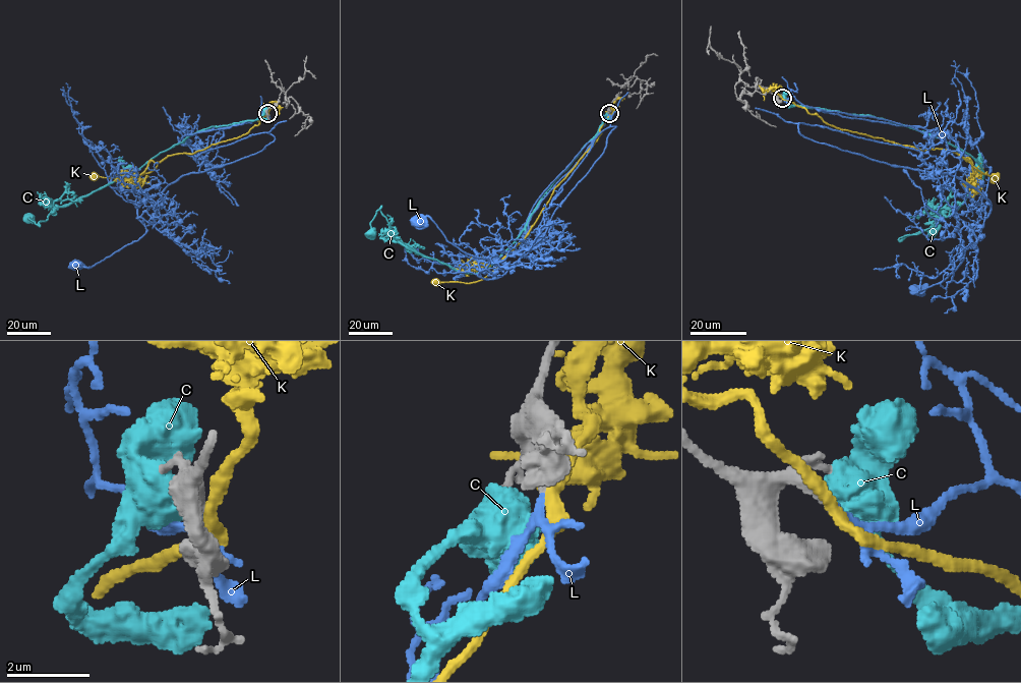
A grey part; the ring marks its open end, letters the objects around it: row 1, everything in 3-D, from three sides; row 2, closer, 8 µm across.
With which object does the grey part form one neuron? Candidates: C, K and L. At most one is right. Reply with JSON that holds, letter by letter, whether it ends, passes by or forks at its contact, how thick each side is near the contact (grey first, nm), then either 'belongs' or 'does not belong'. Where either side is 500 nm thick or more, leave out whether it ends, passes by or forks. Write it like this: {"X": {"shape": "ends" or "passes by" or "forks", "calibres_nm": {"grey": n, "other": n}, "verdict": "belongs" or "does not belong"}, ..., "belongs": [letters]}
{"C": {"calibres_nm": {"grey": 180, "other": 700}, "verdict": "does not belong"}, "K": {"shape": "passes by", "calibres_nm": {"grey": 240, "other": 280}, "verdict": "does not belong"}, "L": {"shape": "passes by", "calibres_nm": {"grey": 240, "other": 120}, "verdict": "belongs"}, "belongs": ["L"]}

